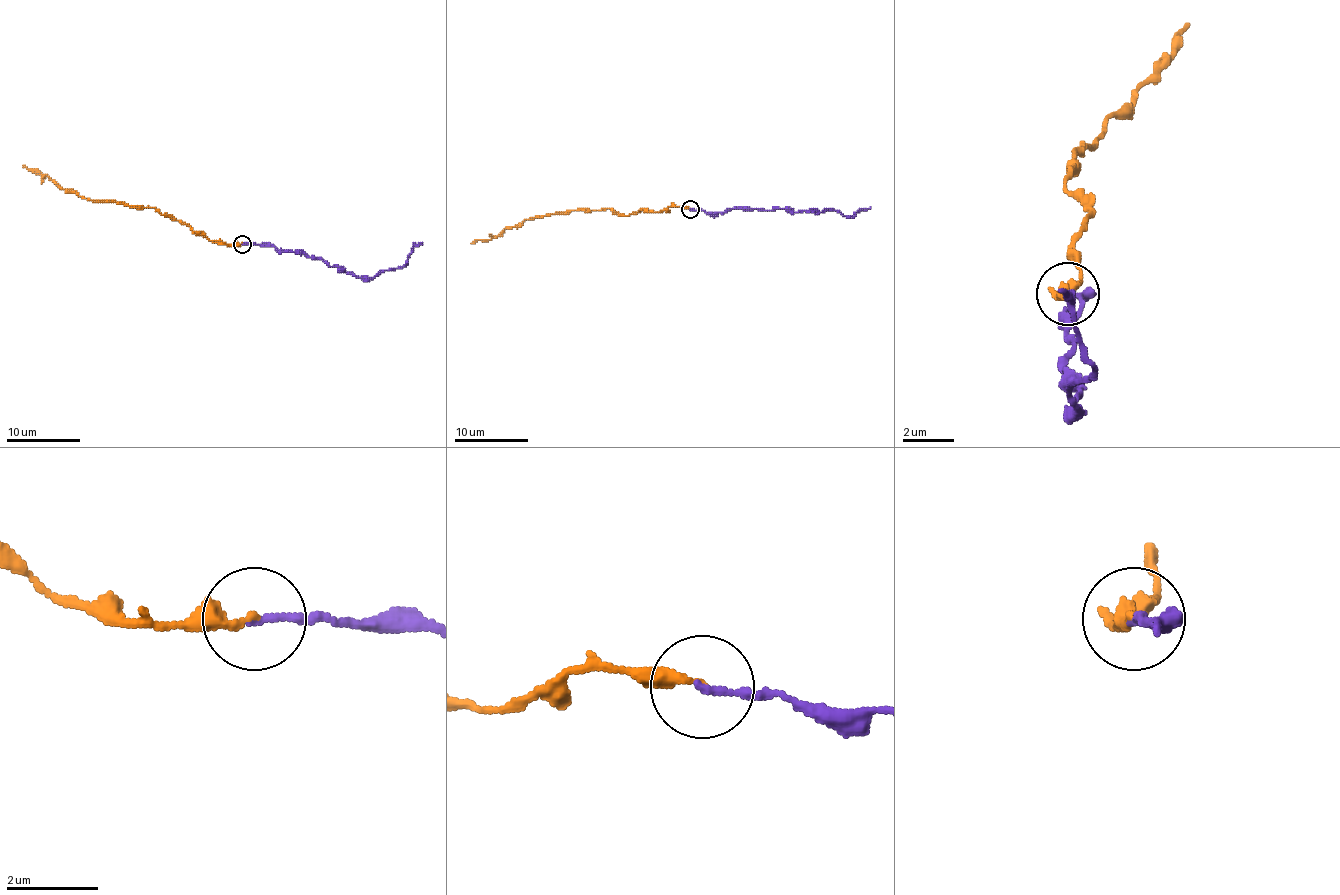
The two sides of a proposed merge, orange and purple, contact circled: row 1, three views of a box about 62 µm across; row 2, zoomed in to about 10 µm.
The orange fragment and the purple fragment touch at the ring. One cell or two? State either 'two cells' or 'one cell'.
one cell

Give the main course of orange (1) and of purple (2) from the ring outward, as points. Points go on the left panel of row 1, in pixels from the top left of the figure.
1: (242, 244), (209, 241), (154, 207), (87, 200), (23, 165)
2: (242, 244), (273, 244), (282, 252), (304, 252), (360, 277), (374, 277), (400, 268), (411, 250), (422, 242)

